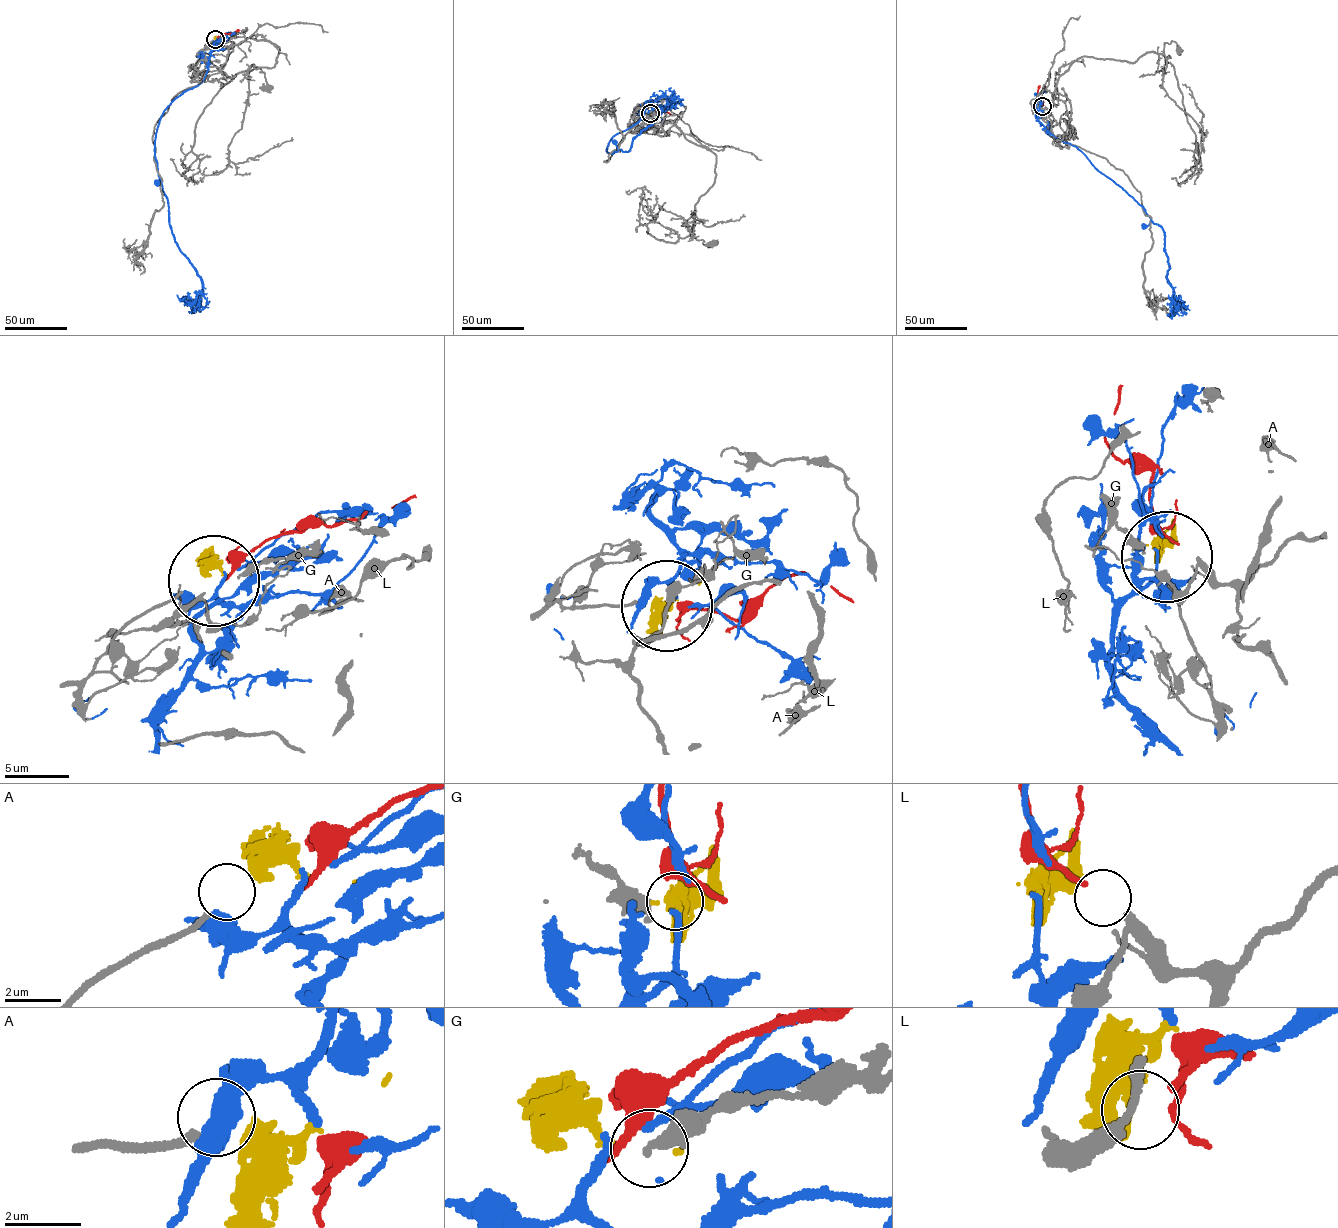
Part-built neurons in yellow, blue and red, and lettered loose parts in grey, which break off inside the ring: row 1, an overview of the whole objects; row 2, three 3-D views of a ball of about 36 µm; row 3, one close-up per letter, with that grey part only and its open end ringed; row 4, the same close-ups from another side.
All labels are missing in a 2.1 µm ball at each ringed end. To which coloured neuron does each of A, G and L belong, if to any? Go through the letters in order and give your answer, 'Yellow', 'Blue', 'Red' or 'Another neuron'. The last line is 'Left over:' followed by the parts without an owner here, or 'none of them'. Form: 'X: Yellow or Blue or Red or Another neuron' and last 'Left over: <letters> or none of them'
A: Another neuron
G: Another neuron
L: Red
Left over: A, G

